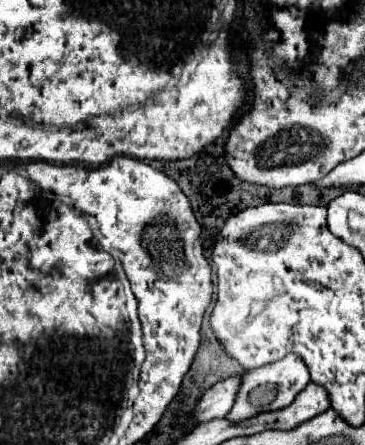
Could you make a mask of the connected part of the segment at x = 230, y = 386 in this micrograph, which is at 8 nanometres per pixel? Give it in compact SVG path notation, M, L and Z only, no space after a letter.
M244 373L232 375L228 379L218 381L216 385L212 385L196 405L196 411L194 411L196 421L204 423L204 421L226 417L226 413L232 409L232 405L236 401L242 379L244 379Z

